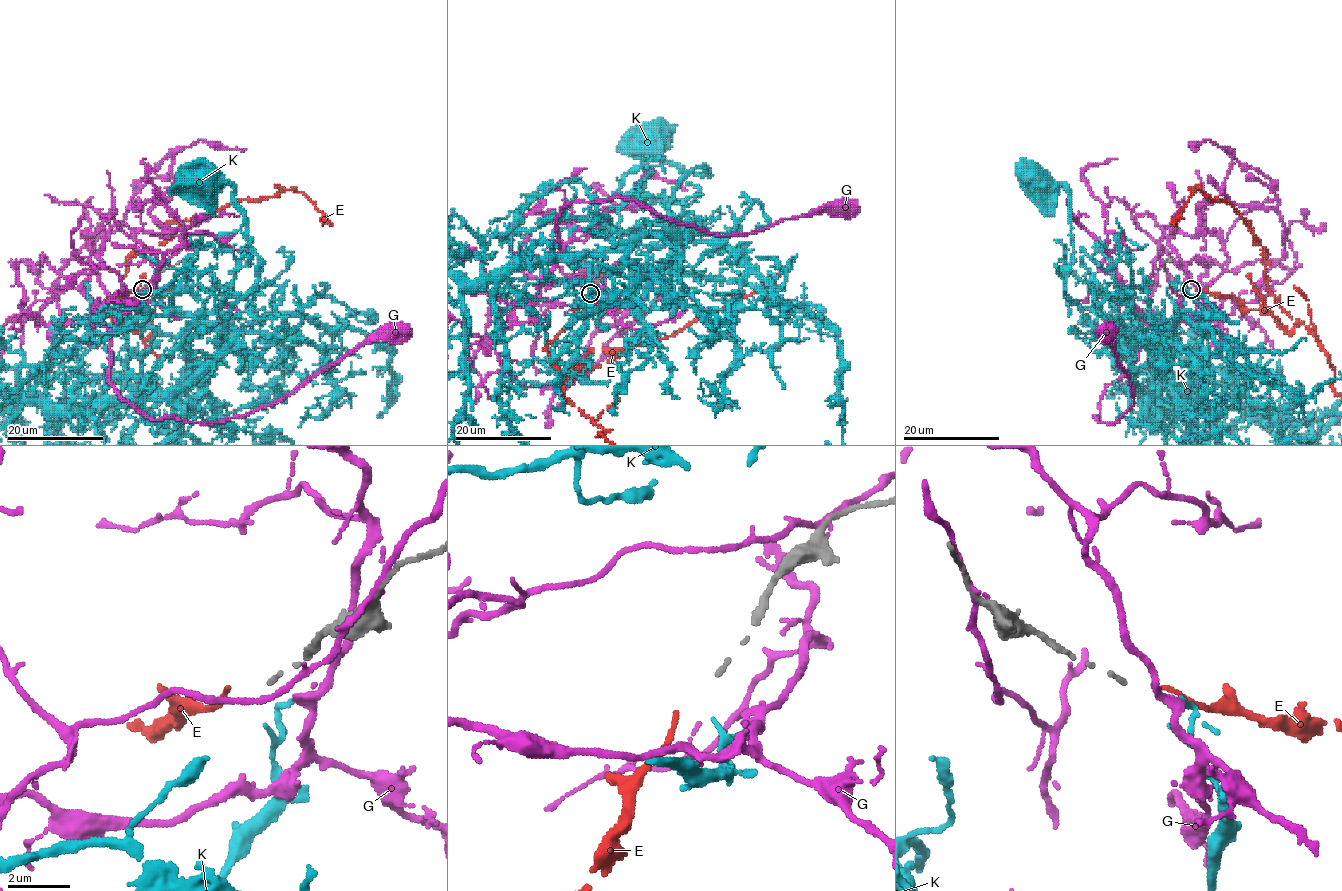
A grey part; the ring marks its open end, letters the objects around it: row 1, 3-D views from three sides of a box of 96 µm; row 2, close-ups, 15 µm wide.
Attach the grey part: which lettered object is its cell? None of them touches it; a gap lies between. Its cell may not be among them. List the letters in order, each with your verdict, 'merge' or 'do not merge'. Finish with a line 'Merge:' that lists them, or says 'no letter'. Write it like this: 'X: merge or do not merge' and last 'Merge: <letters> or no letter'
E: merge
G: do not merge
K: do not merge
Merge: E

